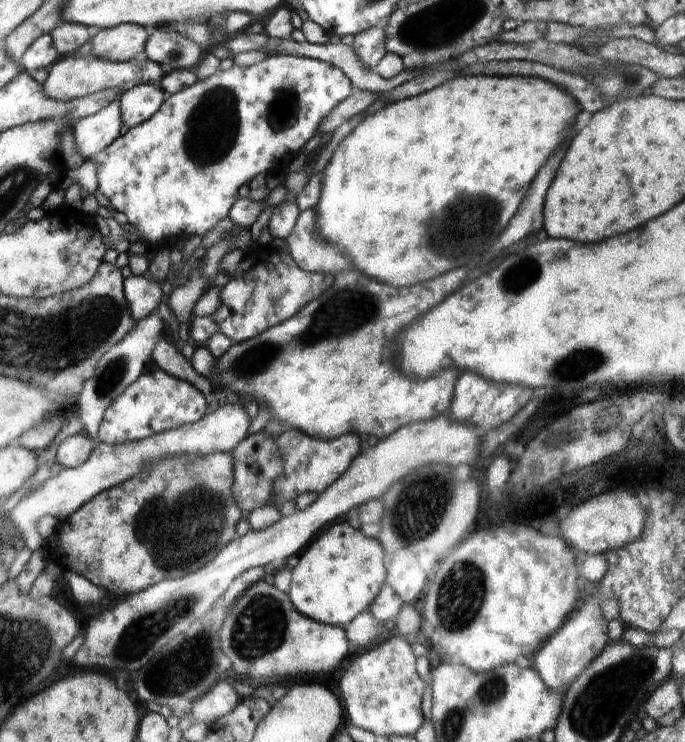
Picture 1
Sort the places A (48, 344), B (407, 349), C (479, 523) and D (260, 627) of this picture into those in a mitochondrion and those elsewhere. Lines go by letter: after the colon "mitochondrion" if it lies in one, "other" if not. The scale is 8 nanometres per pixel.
A: mitochondrion
B: other
C: other
D: mitochondrion

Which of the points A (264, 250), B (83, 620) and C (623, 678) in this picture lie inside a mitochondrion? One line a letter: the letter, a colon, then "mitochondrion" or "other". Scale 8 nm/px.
A: other
B: other
C: mitochondrion

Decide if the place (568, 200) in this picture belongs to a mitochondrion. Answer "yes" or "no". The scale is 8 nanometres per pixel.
no

